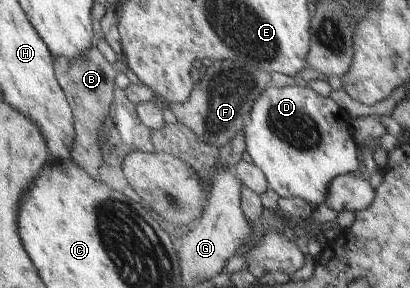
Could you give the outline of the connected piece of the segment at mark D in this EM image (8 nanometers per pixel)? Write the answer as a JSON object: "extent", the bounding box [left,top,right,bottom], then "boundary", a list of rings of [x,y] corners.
{"extent":[244,84,359,206],"boundary":[[[295,84],[284,87],[269,85],[253,106],[244,132],[246,151],[263,171],[268,179],[268,185],[278,196],[289,199],[301,197],[303,201],[314,206],[324,204],[328,198],[332,179],[345,174],[354,174],[355,169],[359,169],[356,143],[351,141],[351,135],[347,133],[345,119],[339,115],[339,111],[333,111],[333,107],[337,105],[331,98],[321,97],[309,86],[300,87]]]}

